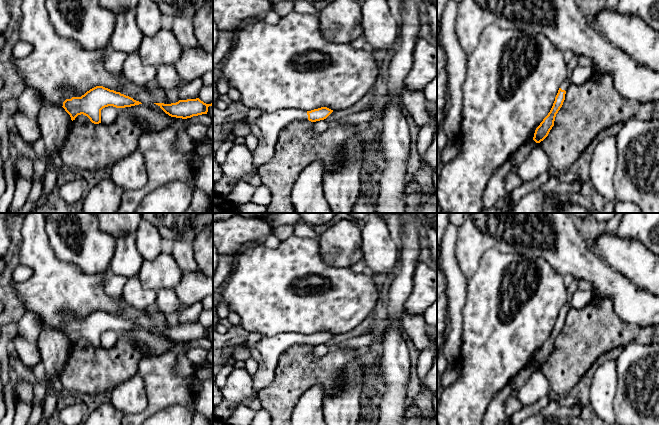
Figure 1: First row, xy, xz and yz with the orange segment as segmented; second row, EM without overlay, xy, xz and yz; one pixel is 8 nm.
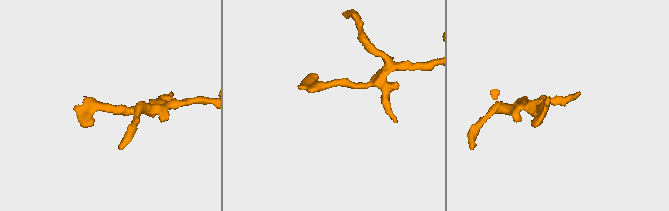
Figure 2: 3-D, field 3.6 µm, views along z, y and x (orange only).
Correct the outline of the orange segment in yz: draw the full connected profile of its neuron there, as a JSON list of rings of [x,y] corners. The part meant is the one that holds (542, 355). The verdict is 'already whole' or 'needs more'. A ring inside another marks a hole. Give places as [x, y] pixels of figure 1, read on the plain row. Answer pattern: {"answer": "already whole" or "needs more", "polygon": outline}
{"answer": "needs more", "polygon": [[[568,302],[561,307],[550,336],[535,354],[533,364],[536,367],[540,367],[541,365],[543,365],[548,360],[550,354],[554,350],[556,338],[563,329],[563,326],[565,324],[565,318],[569,309],[570,304]]]}

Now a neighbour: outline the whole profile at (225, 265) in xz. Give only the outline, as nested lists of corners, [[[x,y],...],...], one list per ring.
[[[220,256],[215,276],[213,277],[213,292],[218,290],[225,278],[231,272],[236,256]]]

